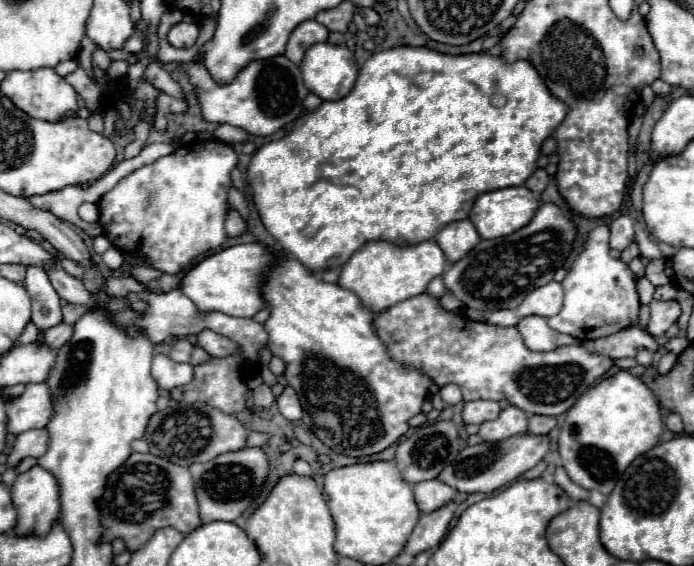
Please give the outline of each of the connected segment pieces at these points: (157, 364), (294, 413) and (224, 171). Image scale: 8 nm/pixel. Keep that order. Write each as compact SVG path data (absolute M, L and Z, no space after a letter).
M156 354L152 364L152 376L162 390L172 390L176 386L188 384L194 378L194 366L174 362L164 354Z
M286 386L284 392L276 398L276 406L278 406L280 414L284 418L292 420L292 422L296 422L296 420L302 418L302 406L300 406L300 402L296 398L296 392L290 386Z
M192 140L172 154L156 160L154 164L142 166L132 174L124 176L110 192L100 198L100 224L110 242L124 252L134 252L150 258L156 270L178 274L188 268L190 262L214 248L218 248L226 240L224 220L230 210L228 206L228 190L232 186L232 170L238 164L236 152L230 144L220 140Z

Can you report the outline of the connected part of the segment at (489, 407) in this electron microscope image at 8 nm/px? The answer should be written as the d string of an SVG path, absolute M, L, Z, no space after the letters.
M474 400L474 402L466 402L464 410L462 410L462 418L464 424L482 424L488 422L492 418L496 418L496 414L500 414L500 404L492 402L492 400Z

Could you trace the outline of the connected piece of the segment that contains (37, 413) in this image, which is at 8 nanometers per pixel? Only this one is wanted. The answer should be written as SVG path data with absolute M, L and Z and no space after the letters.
M46 382L28 384L26 392L8 406L8 432L22 434L32 428L44 428L54 414L52 394Z

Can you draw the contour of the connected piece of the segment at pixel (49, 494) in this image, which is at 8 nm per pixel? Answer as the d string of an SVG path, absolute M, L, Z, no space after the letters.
M32 466L28 472L18 474L12 486L12 500L20 510L20 522L16 524L16 534L40 534L40 530L52 528L52 518L60 514L60 488L58 480L52 472L44 470L42 466Z

